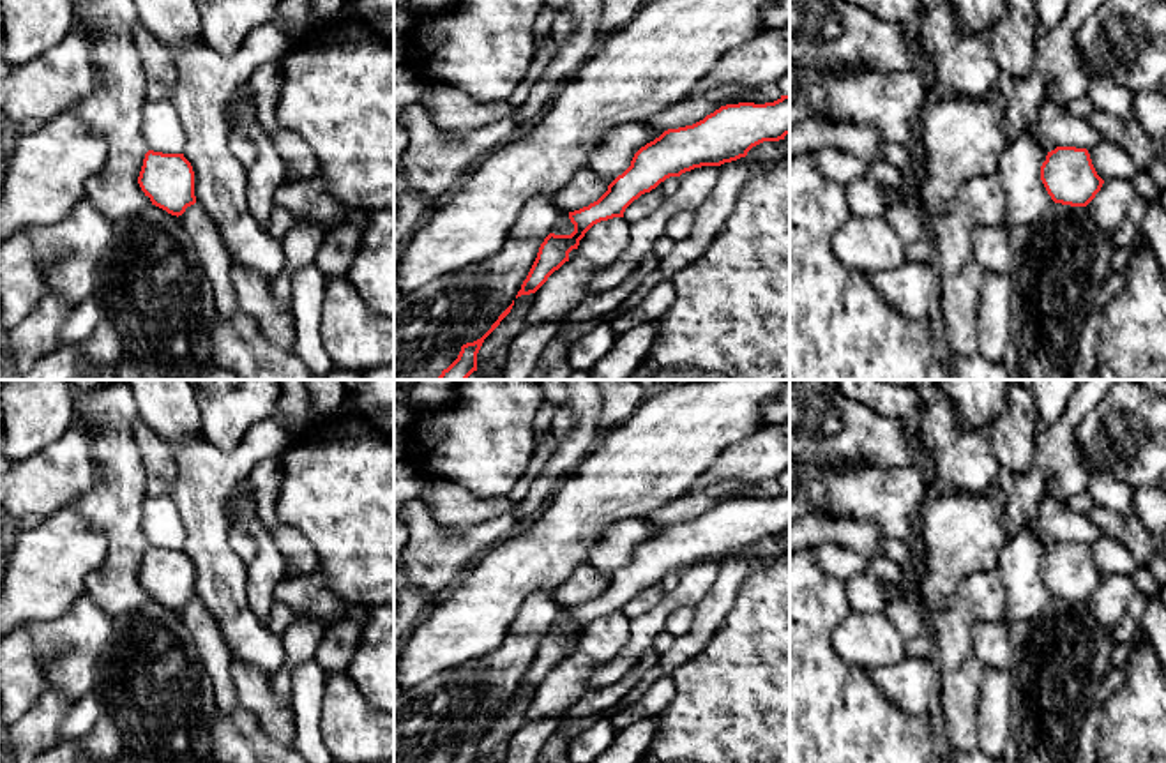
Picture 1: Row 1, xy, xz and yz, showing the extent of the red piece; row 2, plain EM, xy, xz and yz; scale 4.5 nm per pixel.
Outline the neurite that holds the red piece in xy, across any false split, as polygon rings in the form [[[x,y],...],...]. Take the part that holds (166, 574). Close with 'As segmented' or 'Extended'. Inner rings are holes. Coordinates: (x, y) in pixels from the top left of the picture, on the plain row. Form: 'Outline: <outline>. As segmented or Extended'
Outline: [[[148,546],[138,572],[138,579],[152,601],[171,611],[182,611],[196,599],[194,567],[184,549],[163,549]]]. As segmented

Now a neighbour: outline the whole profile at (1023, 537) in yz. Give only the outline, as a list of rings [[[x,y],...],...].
[[[1030,525],[1009,535],[996,569],[1005,586],[1007,627],[1035,618],[1055,599],[1041,576],[1046,551]]]

